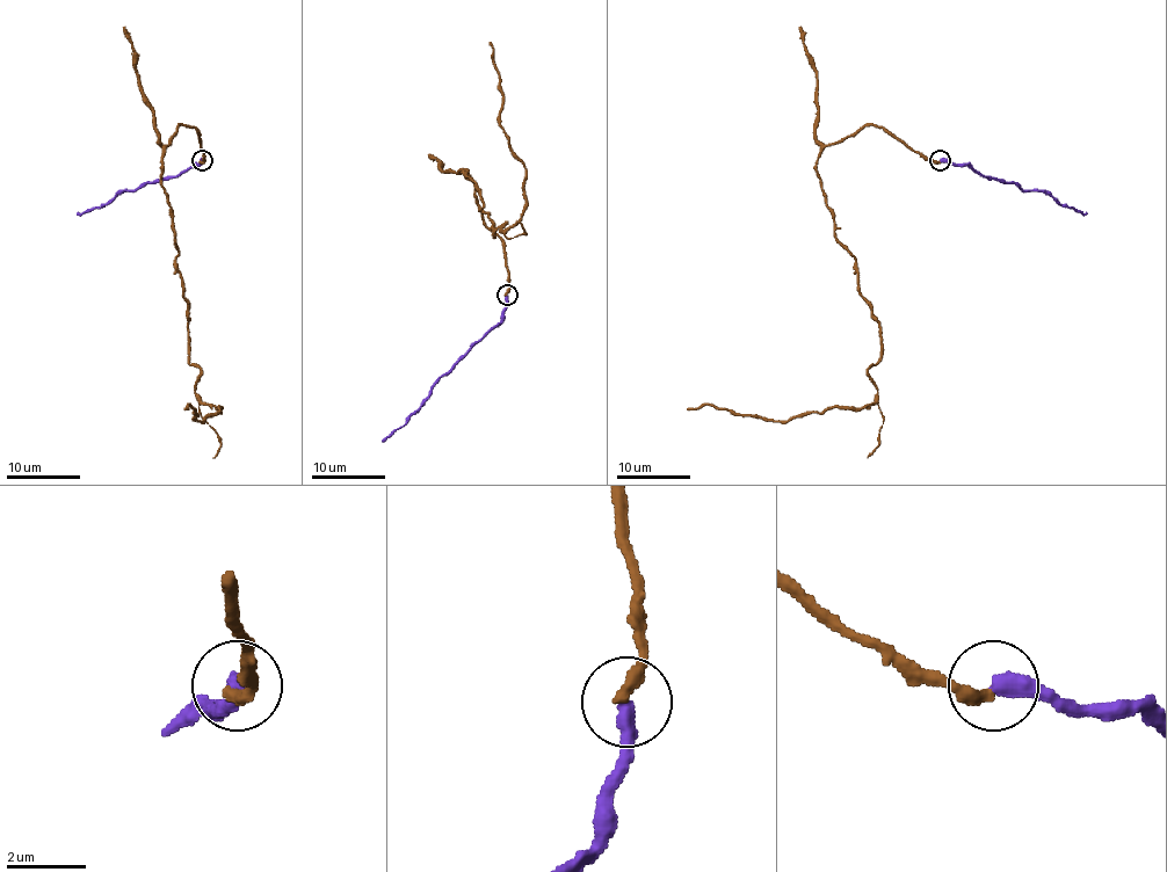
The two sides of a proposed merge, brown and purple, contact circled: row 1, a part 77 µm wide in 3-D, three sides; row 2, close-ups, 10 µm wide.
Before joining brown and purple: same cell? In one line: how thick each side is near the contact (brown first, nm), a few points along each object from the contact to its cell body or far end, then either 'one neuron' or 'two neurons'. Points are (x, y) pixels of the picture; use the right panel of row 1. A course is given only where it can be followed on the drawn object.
320 nm thick on the brown side, 440 nm on the other; brown runs (941, 160), (874, 125), (817, 160), (833, 237), (879, 328), (872, 402), (787, 421), (687, 409); purple runs (941, 160), (964, 165), (981, 175), (1013, 181), (1023, 190), (1046, 190), (1063, 205), (1087, 215); one neuron

